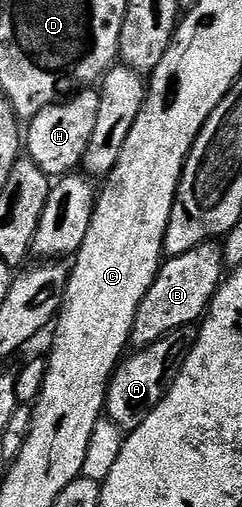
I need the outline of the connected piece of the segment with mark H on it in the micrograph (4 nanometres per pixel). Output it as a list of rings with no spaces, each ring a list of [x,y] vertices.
[[[81,89],[60,101],[53,103],[50,107],[45,107],[33,119],[28,120],[27,134],[24,136],[23,143],[27,148],[28,158],[43,169],[43,173],[50,177],[60,177],[76,172],[82,166],[87,145],[91,141],[91,133],[95,133],[95,117],[99,117],[100,94],[93,89]]]

